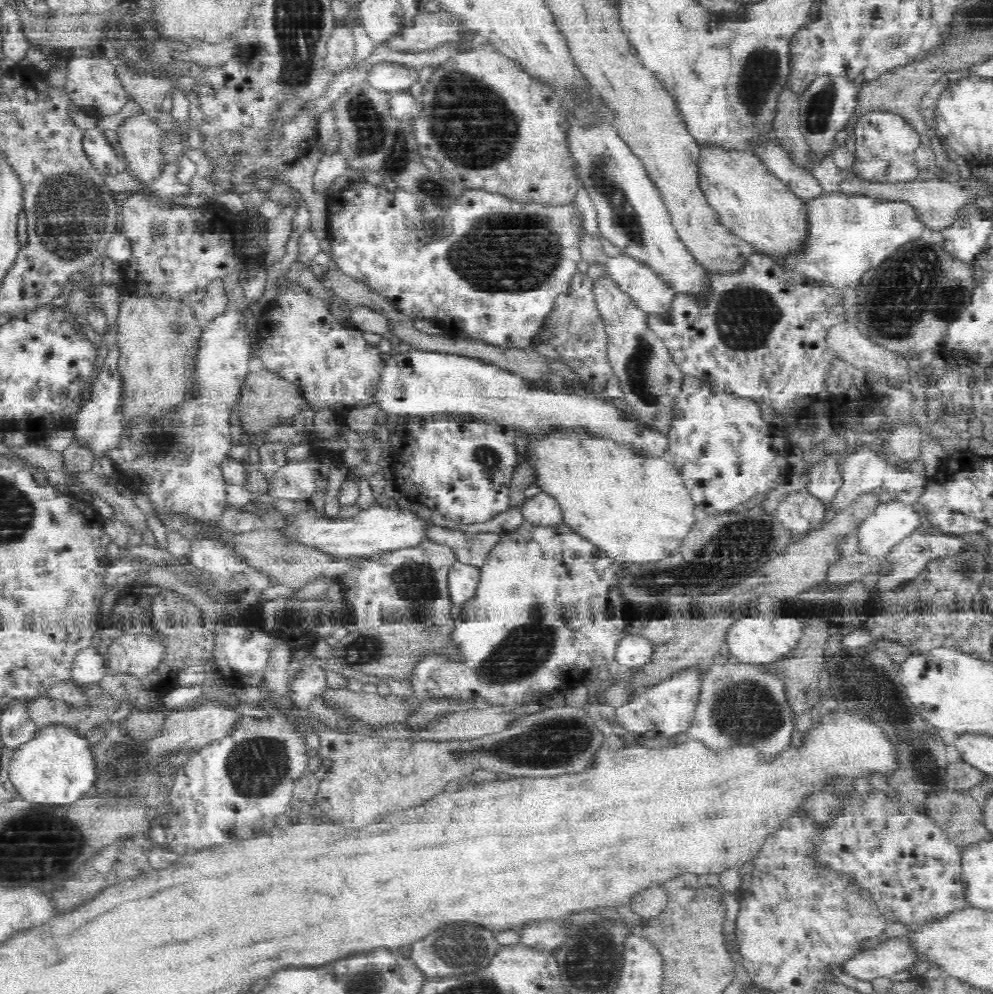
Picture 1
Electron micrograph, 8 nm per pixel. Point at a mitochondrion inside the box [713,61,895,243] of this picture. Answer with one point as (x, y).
(820, 106)

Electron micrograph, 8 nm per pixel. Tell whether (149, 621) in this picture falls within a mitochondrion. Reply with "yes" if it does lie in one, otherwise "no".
no

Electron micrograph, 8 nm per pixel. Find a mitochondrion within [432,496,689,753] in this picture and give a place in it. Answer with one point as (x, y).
(524, 650)

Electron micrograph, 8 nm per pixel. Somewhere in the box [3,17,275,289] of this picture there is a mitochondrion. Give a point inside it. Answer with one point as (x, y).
(70, 212)

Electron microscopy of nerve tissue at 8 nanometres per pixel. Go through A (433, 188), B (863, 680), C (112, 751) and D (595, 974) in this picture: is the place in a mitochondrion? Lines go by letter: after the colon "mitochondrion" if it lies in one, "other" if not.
A: mitochondrion
B: mitochondrion
C: mitochondrion
D: mitochondrion

